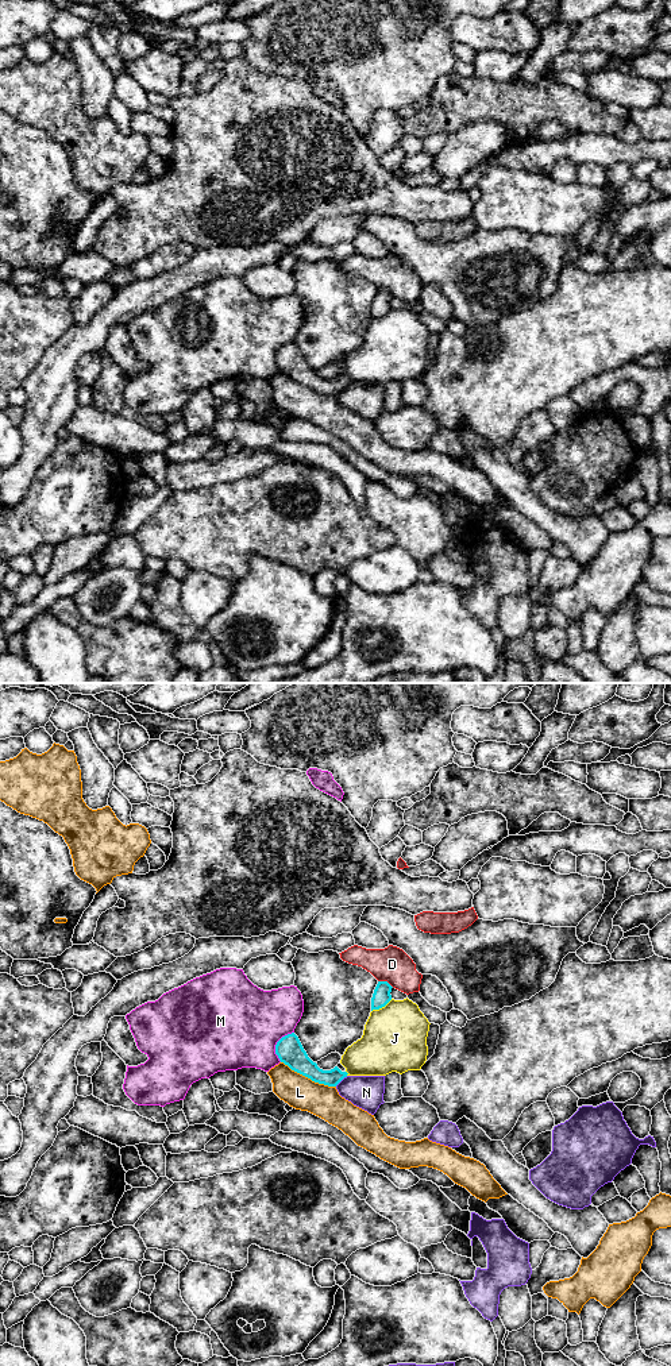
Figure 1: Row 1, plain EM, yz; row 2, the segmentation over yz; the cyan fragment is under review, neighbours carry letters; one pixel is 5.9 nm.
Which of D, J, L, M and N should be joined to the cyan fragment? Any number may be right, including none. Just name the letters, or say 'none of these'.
none of these

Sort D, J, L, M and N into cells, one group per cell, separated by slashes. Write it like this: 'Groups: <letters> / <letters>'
Groups: D / J / L / M / N

